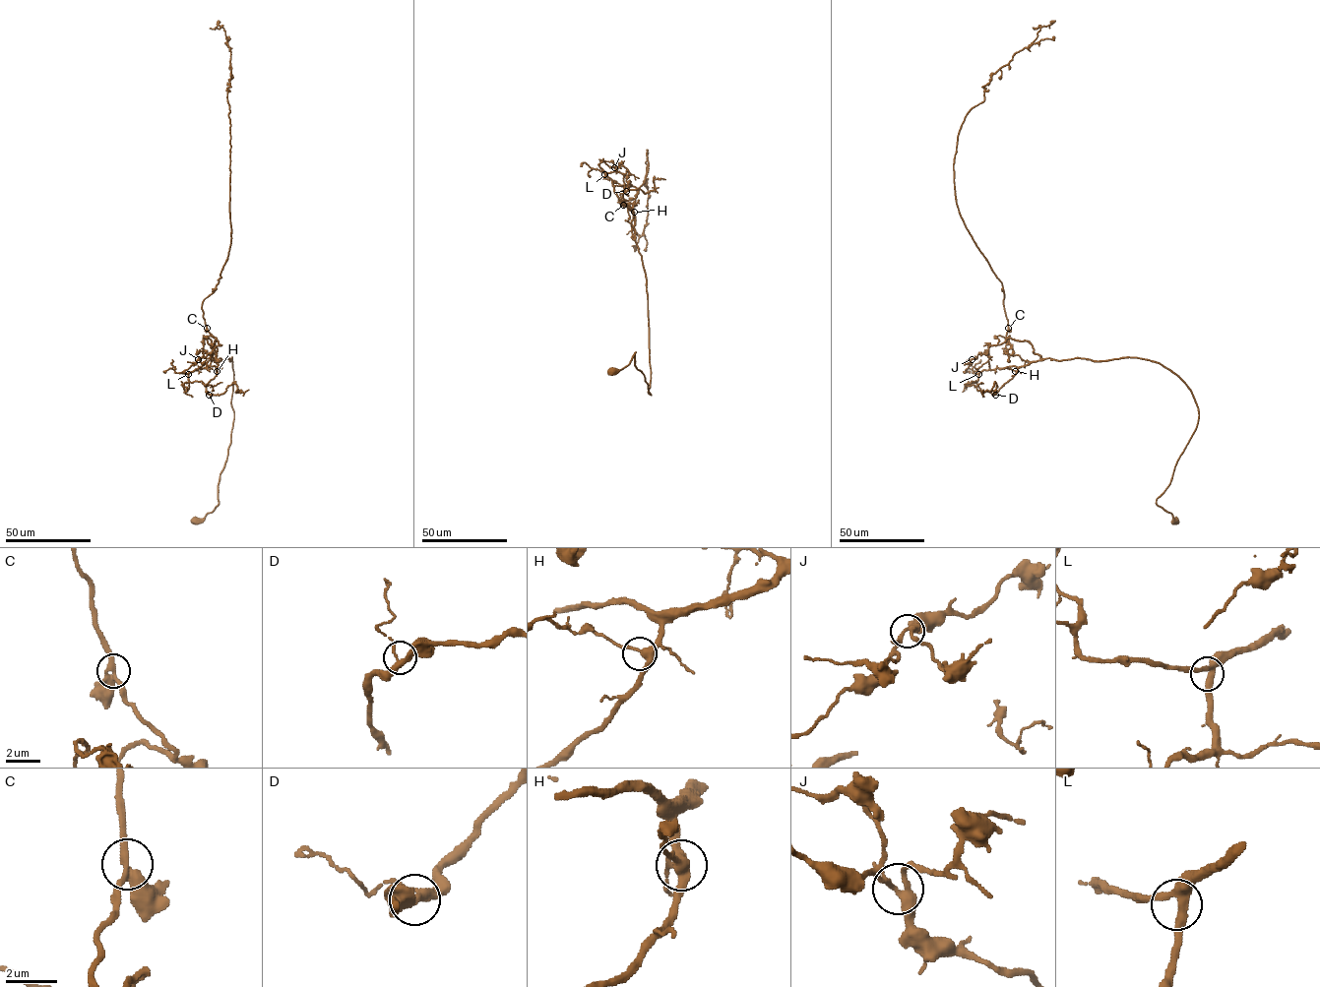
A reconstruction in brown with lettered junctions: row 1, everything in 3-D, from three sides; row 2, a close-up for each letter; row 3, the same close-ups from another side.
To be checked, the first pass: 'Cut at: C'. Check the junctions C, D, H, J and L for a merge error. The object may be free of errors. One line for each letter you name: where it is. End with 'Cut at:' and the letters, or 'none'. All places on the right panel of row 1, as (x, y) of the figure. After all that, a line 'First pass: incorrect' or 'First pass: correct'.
Cut at: none
First pass: incorrect

